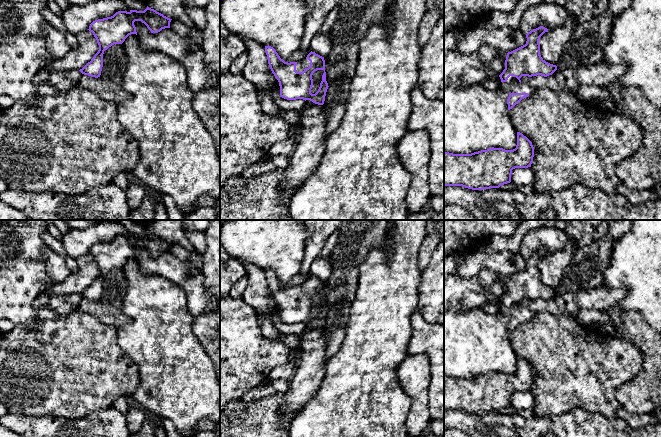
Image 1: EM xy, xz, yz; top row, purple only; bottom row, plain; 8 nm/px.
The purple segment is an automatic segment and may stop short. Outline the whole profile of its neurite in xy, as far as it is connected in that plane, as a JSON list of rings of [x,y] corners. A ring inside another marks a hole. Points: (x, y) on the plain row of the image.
[[[147,230],[144,235],[118,235],[111,241],[93,245],[88,254],[96,262],[99,274],[79,295],[84,299],[100,301],[104,275],[114,268],[122,268],[131,258],[137,259],[135,245],[144,247],[151,257],[158,257],[162,253],[170,252],[171,244]]]

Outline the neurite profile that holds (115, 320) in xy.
[[[82,298],[79,303],[79,310],[95,316],[101,322],[110,324],[116,328],[130,322],[130,318],[121,309],[117,309],[101,301],[95,302]]]

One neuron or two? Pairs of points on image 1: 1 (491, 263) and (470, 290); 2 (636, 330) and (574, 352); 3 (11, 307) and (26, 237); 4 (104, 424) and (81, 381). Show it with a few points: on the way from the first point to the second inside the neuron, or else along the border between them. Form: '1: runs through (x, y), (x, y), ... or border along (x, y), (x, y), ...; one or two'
1: border along (454, 274), (460, 277), (476, 276); two
2: border along (623, 336), (640, 352); two
3: runs through (11, 290), (11, 265), (22, 254); one
4: border along (111, 405), (75, 419); two

